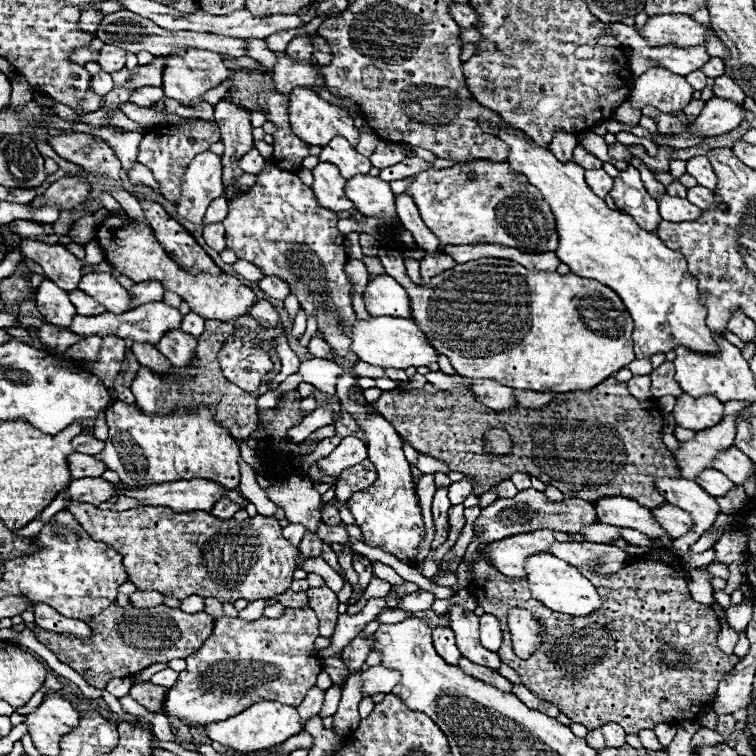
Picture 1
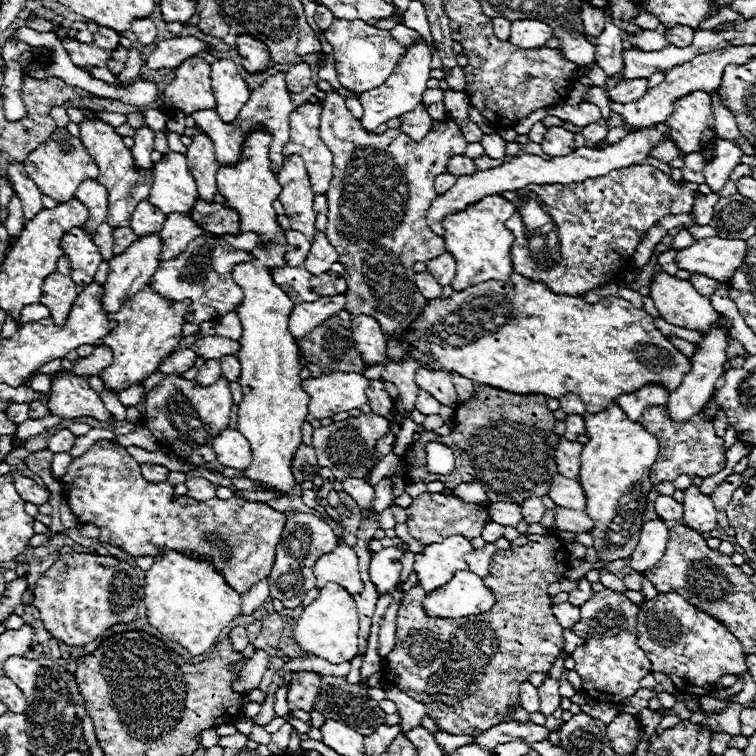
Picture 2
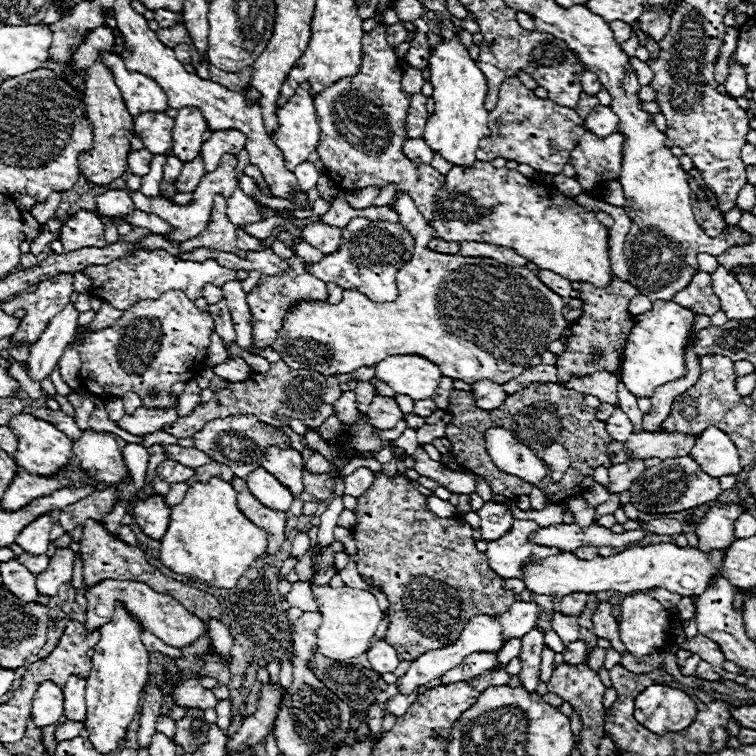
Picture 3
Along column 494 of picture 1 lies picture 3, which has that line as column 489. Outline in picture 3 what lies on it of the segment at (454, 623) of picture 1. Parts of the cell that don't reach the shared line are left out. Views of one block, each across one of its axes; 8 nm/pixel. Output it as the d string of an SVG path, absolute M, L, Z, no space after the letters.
M494 652L470 654L468 658L464 658L464 662L460 662L460 666L448 670L448 674L444 674L440 680L442 680L442 684L468 682L468 680L484 674L486 670L492 670L496 666L496 662L498 662L498 658Z

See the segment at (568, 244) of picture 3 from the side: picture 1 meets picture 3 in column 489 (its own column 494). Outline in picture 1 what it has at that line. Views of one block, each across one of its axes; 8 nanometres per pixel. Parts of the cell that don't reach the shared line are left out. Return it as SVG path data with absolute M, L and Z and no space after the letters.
M478 158L452 168L430 168L416 174L406 192L418 204L426 226L438 236L440 250L448 244L502 244L528 254L558 248L556 222L548 202L532 184L516 178L506 162Z

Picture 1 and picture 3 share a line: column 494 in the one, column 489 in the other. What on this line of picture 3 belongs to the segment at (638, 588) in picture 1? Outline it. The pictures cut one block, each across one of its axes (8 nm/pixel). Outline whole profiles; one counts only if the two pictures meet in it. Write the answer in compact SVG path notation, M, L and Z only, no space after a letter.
M376 472L372 486L358 498L354 514L356 526L352 528L352 538L356 540L360 554L364 554L358 556L356 566L364 582L380 586L388 596L390 626L384 640L396 648L400 660L416 660L428 650L444 648L460 638L460 632L470 618L480 614L496 616L514 604L514 592L502 586L502 578L488 568L486 556L474 548L472 526L462 518L436 516L428 510L426 496L414 490L406 478L388 478L382 472Z

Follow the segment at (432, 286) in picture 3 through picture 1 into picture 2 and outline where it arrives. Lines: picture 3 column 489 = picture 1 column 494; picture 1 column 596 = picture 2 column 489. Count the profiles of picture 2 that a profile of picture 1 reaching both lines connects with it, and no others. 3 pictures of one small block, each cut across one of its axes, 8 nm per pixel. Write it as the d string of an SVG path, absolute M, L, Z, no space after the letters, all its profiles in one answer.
M512 274L512 286L506 286L504 282L484 282L480 286L470 286L468 290L454 292L446 300L440 300L440 298L430 300L428 306L424 308L424 314L412 324L410 340L412 340L412 344L418 350L428 350L434 356L434 360L430 362L432 368L438 368L438 370L444 370L444 372L454 370L454 372L462 374L464 378L470 378L474 382L484 382L488 386L496 386L500 390L508 390L508 392L514 392L514 394L544 394L544 396L560 398L560 394L572 392L572 394L576 394L584 402L588 414L598 414L598 412L606 410L612 404L612 398L616 398L620 394L634 392L634 390L638 390L638 388L642 388L646 384L662 384L664 388L668 388L670 392L674 392L680 386L680 382L684 380L684 376L692 370L690 358L686 358L680 350L676 350L674 344L654 326L652 316L648 312L644 312L644 310L634 308L628 300L614 298L614 296L606 296L606 298L598 300L596 304L588 304L582 298L554 294L544 284L532 282L532 280L528 280L524 276L518 276L518 274Z

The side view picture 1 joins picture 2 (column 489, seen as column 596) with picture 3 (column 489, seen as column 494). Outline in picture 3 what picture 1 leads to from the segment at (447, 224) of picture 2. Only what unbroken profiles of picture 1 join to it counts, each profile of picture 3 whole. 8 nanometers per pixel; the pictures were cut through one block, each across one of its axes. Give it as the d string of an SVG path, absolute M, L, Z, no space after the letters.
M450 20L442 22L442 42L430 56L430 82L434 86L434 104L436 110L430 114L424 130L424 140L432 148L432 152L440 154L452 166L472 166L476 162L474 152L478 150L478 142L490 134L488 128L488 112L484 108L486 98L486 78L474 60L468 56L468 50L458 42L454 26Z

